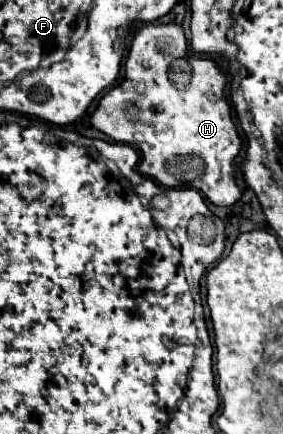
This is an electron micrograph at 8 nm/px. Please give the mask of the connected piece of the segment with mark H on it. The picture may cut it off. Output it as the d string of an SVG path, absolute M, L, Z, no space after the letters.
M142 24L134 32L124 62L122 82L100 98L90 124L114 142L138 146L144 156L142 172L158 184L166 188L194 188L204 192L204 196L216 206L232 206L242 198L234 172L234 160L242 150L242 138L232 122L232 108L226 102L226 82L226 72L214 58L194 56L188 52L184 28L180 24Z

